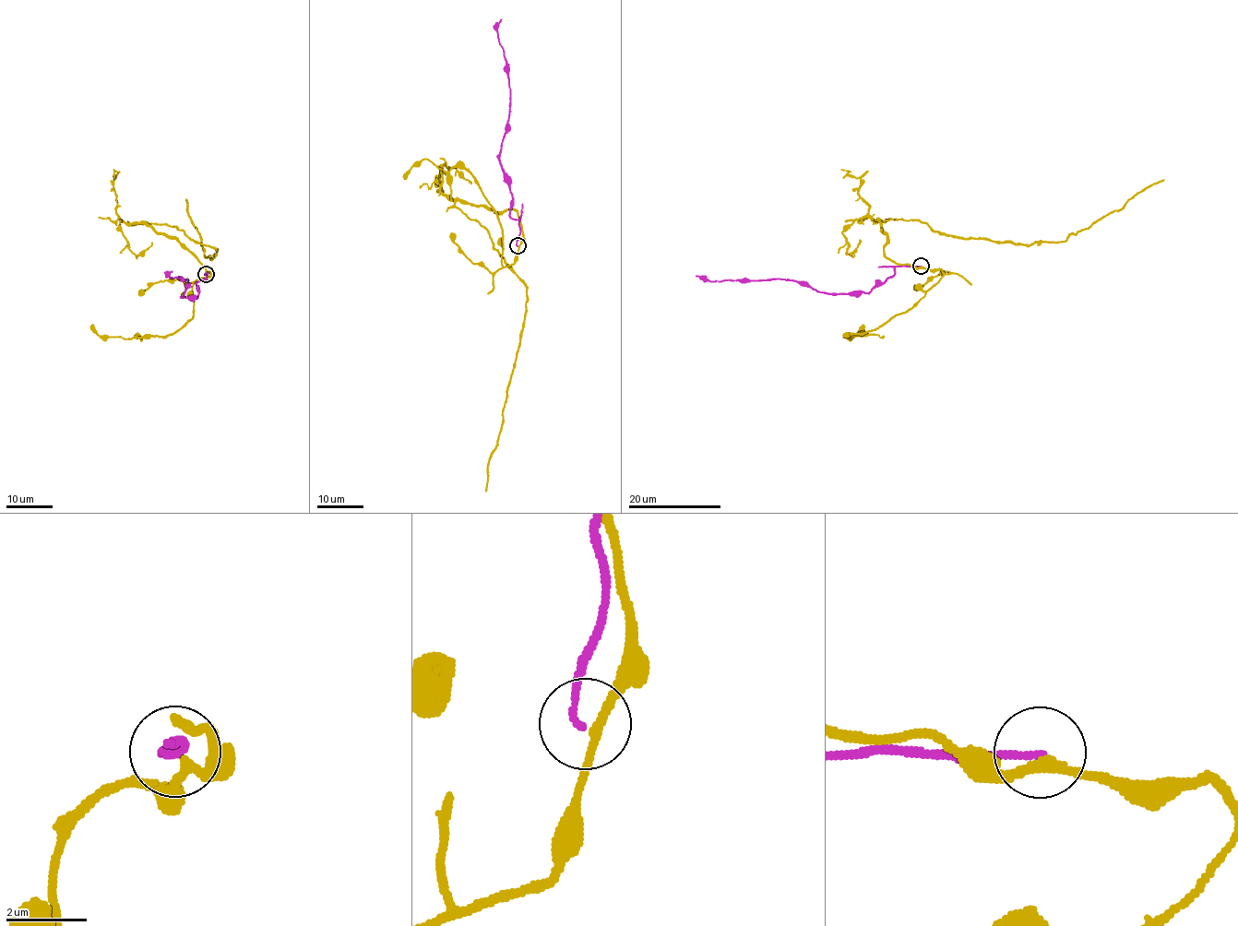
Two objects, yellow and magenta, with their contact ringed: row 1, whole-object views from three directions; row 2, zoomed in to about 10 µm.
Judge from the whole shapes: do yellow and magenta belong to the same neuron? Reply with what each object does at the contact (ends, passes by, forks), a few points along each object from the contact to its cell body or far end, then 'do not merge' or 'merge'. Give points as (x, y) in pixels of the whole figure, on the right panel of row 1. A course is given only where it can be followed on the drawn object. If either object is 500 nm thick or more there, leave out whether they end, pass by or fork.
yellow passes by; magenta ends there; yellow runs (921, 267), (886, 256), (886, 236), (877, 220), (925, 222), (959, 238), (1062, 242), (1164, 179); magenta runs (921, 267), (897, 267), (892, 276), (869, 292), (839, 294), (820, 292), (791, 279), (710, 280), (696, 276); merge

